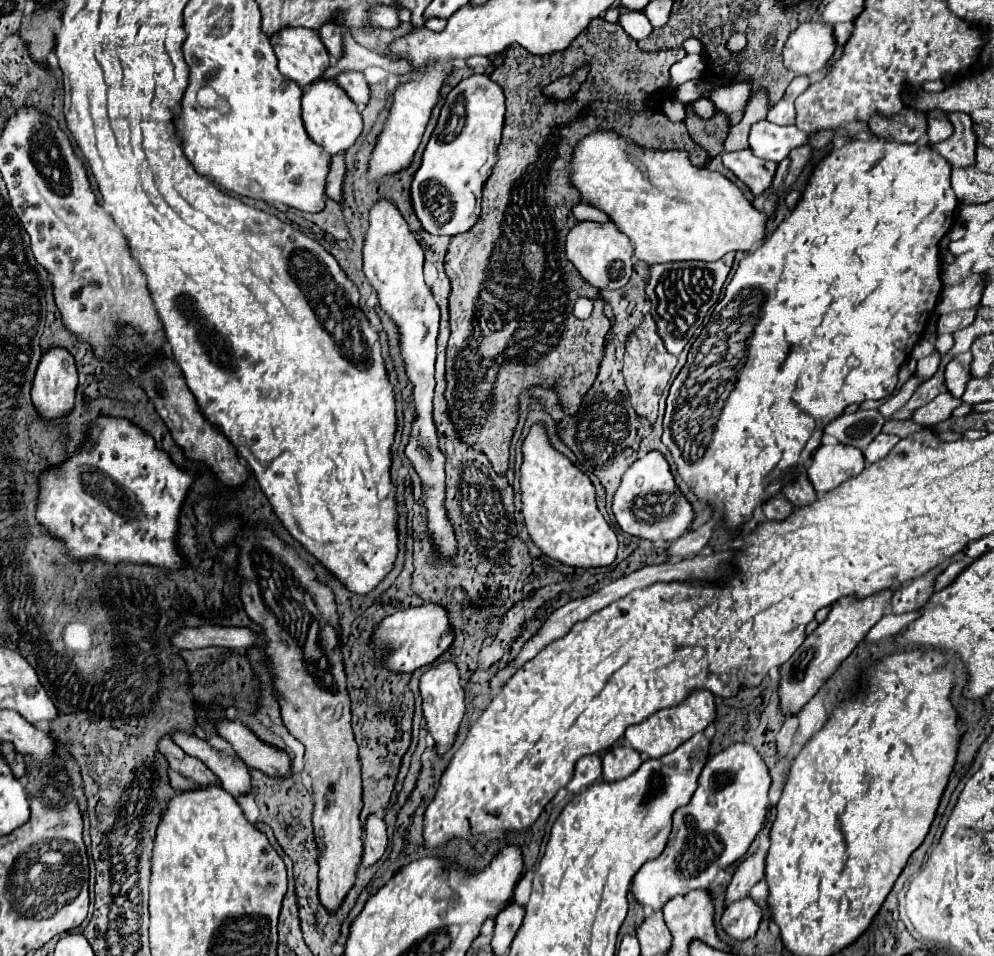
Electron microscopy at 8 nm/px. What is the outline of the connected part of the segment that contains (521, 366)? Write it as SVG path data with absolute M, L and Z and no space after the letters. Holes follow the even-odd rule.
M596 18L592 24L588 24L584 36L576 36L568 52L558 52L556 56L532 56L518 44L512 44L512 48L506 52L504 64L498 66L490 76L506 96L502 144L498 148L498 162L494 172L484 184L480 220L466 234L454 236L444 256L444 270L452 286L452 334L446 350L444 396L448 402L448 416L454 428L458 428L458 438L470 448L480 446L498 476L504 476L508 470L508 446L518 424L518 396L536 384L550 388L556 392L564 414L574 416L580 410L586 392L592 388L604 356L604 336L610 330L610 322L602 312L602 300L598 300L598 290L580 276L580 272L564 254L566 234L578 224L578 220L572 216L572 208L582 202L570 178L570 160L576 142L592 132L612 130L640 148L686 150L694 166L706 166L710 162L710 156L692 142L682 122L670 122L662 112L656 112L656 108L648 106L650 98L666 90L670 66L684 56L684 50L660 50L644 54L636 46L636 40L630 38L620 24L610 24L602 18ZM582 64L590 64L590 74L572 98L564 102L552 102L542 94L544 86L572 74ZM582 296L594 302L594 310L588 320L578 320L574 316L574 302Z

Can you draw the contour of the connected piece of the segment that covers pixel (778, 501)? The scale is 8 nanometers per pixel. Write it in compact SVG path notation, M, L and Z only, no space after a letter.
M772 496L762 504L766 520L784 520L792 512L792 504L784 496Z

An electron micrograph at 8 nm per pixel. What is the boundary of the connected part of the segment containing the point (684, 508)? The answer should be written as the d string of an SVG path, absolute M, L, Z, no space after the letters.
M648 452L644 458L638 458L620 478L620 484L614 492L612 512L618 526L636 538L644 538L650 542L666 540L672 542L680 538L694 520L692 504L680 492L666 458L660 452Z

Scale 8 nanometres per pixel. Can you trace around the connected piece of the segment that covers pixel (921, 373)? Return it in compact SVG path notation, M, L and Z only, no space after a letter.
M938 352L932 354L932 356L928 356L928 358L920 358L920 360L918 360L918 366L916 366L916 378L918 378L920 382L930 380L930 378L936 374L938 364L940 364L940 354L938 354Z

